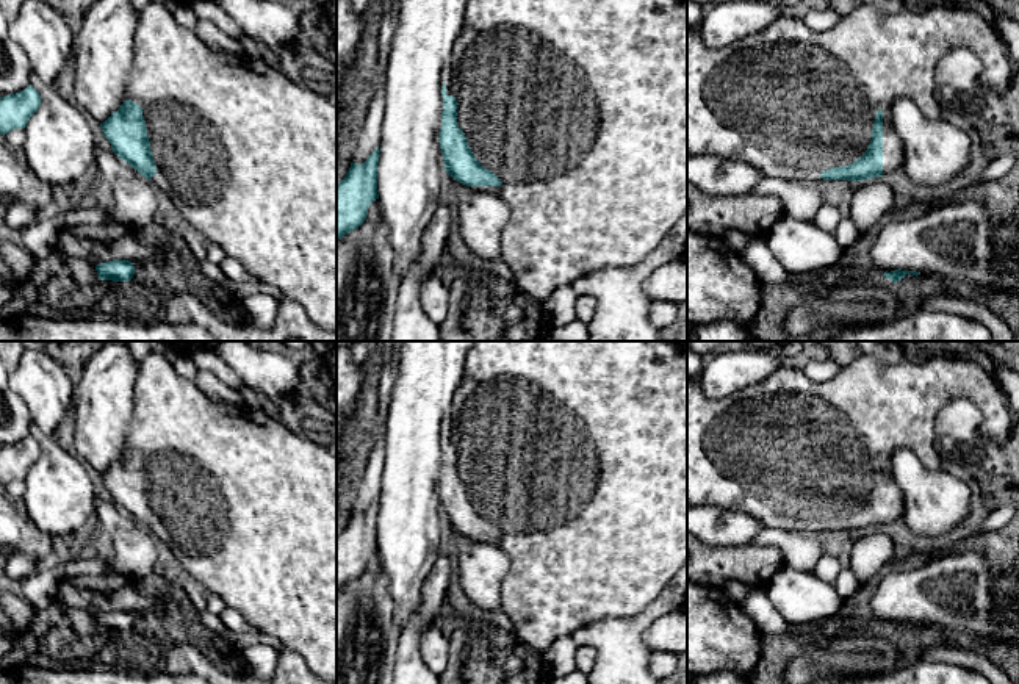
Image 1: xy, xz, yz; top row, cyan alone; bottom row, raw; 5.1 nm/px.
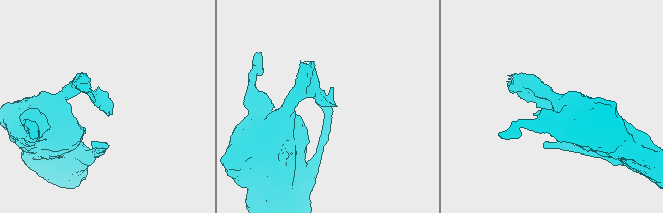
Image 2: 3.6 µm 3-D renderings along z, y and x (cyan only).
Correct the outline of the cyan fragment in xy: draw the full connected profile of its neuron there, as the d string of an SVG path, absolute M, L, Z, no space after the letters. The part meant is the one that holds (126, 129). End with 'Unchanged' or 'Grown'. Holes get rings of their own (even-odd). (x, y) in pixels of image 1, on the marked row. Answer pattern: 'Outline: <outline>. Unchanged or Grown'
Outline: M153 0L138 14L127 100L100 127L113 152L158 186L211 244L218 244L227 257L239 261L258 282L279 288L285 299L297 302L316 326L337 333L337 108L327 97L315 88L296 85L257 58L210 49L194 30L178 23L167 8Z. Grown

